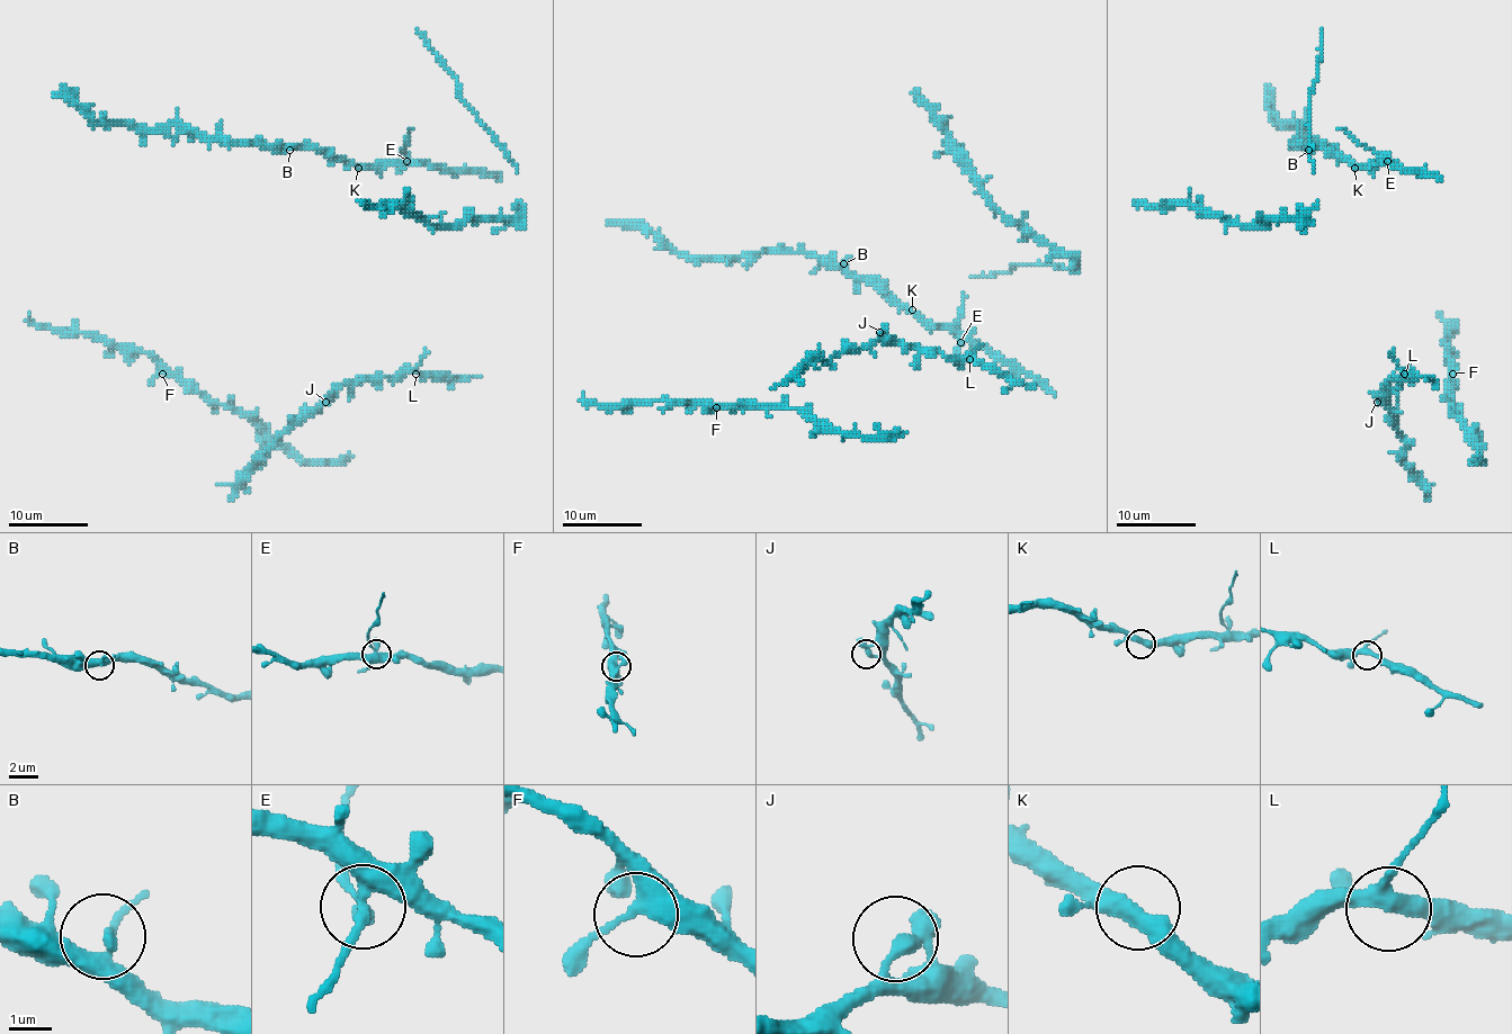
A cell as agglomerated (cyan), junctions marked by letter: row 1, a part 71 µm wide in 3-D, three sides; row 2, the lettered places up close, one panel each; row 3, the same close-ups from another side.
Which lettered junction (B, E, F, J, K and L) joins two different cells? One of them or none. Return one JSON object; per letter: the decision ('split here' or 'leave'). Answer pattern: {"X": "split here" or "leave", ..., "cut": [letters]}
{"B": "leave", "E": "split here", "F": "leave", "J": "leave", "K": "leave", "L": "leave", "cut": ["E"]}

